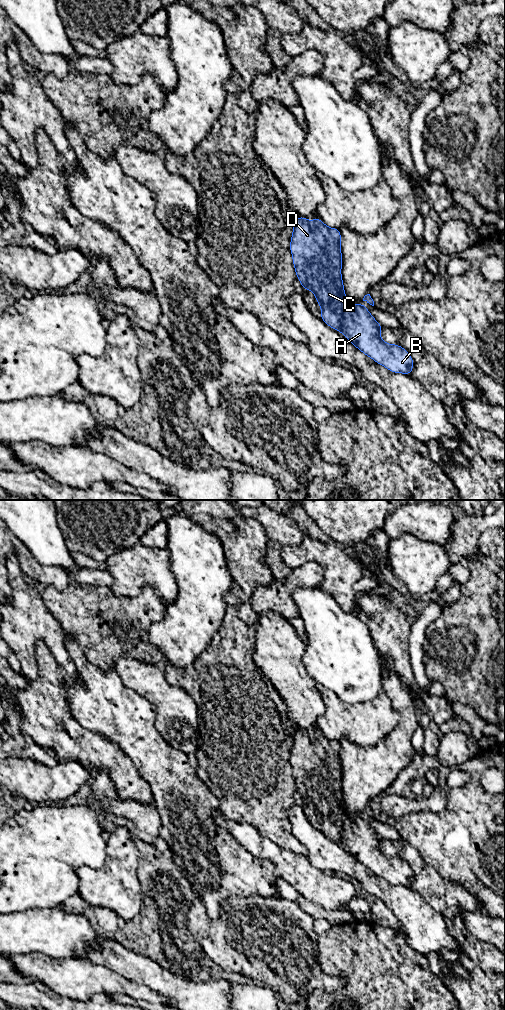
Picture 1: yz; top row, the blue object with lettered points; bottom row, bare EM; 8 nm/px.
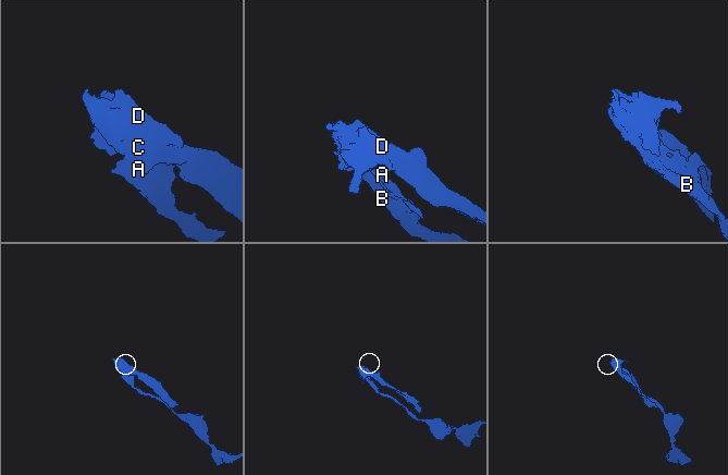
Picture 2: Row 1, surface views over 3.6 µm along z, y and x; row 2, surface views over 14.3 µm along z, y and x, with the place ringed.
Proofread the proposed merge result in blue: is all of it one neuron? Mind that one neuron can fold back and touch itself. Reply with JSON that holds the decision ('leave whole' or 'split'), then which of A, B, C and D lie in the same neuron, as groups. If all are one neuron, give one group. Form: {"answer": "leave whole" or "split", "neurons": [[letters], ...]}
{"answer": "split", "neurons": [["A", "B"], ["C", "D"]]}

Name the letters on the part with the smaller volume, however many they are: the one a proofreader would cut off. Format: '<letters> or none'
C, D

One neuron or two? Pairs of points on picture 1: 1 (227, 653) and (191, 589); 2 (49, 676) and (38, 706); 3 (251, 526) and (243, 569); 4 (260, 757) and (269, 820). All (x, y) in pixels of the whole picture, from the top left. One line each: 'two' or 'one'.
1: two
2: one
3: one
4: one

